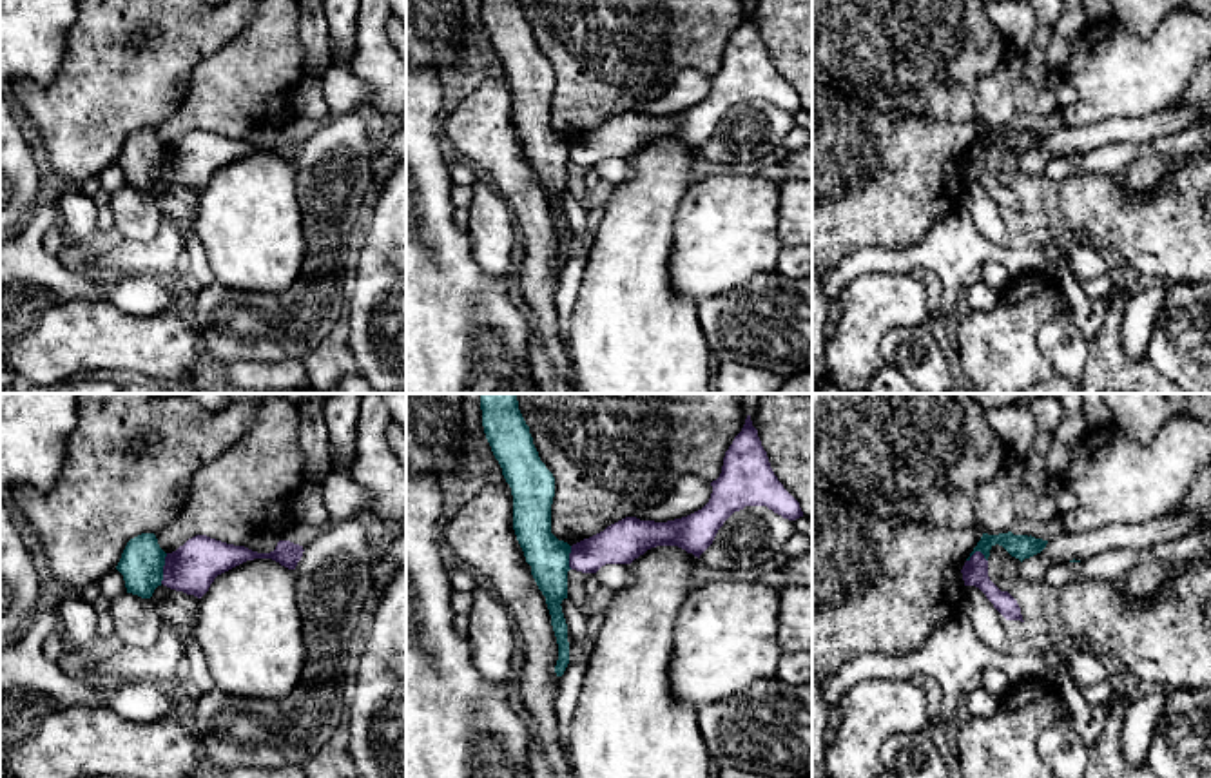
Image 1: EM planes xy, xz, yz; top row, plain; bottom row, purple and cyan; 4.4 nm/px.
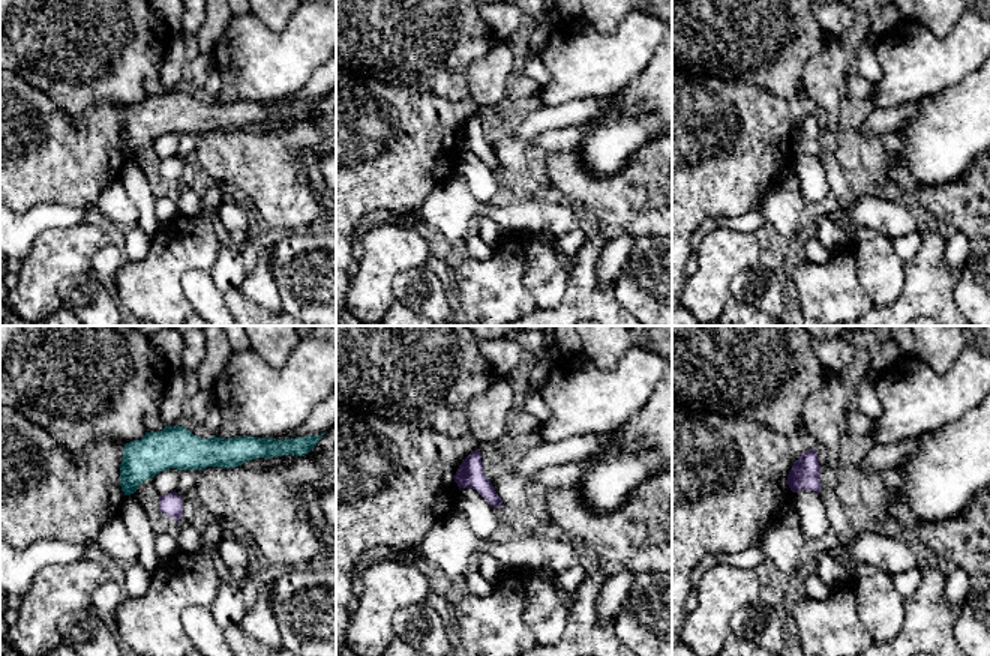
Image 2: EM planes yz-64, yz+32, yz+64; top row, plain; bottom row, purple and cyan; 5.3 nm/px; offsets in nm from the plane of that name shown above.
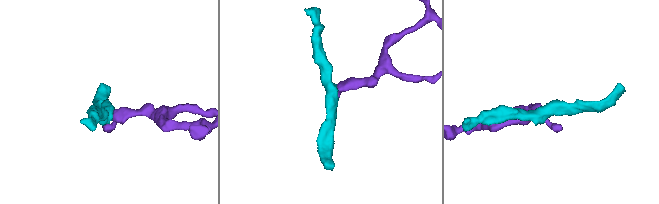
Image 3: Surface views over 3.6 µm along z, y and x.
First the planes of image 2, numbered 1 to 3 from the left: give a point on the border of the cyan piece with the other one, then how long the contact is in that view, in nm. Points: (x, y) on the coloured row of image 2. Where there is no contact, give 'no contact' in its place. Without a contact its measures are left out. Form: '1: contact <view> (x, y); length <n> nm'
1: no contact
2: no contact
3: no contact

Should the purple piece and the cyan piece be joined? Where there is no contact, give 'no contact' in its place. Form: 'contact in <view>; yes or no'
contact in xy; no

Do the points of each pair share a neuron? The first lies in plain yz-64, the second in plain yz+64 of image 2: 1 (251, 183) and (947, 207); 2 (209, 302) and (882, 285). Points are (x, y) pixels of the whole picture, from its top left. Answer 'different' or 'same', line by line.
1: same
2: same

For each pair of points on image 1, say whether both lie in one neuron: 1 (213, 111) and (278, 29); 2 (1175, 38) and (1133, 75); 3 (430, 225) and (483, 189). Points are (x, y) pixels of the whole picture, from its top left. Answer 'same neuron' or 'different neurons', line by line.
1: same neuron
2: same neuron
3: different neurons

